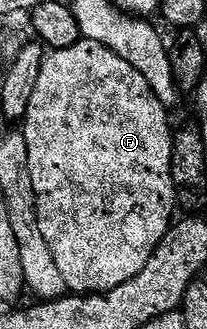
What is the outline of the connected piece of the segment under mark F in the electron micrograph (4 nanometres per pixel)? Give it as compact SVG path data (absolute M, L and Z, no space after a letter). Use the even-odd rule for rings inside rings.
M82 38L79 43L72 45L72 49L60 49L47 54L40 69L40 77L36 77L36 89L32 89L32 102L28 105L21 133L28 145L28 169L32 173L32 189L36 189L40 233L44 233L44 241L48 241L48 249L52 249L52 257L56 257L56 265L71 292L111 291L116 289L116 285L124 285L124 281L132 281L132 277L136 277L136 273L140 273L140 269L148 265L148 257L152 257L162 238L170 232L175 218L174 211L176 212L170 172L174 131L170 127L170 115L166 111L169 111L167 104L162 103L156 93L152 93L152 85L148 85L148 81L144 81L144 77L140 77L140 73L136 73L136 69L132 69L132 65L128 65L124 57L96 41Z

